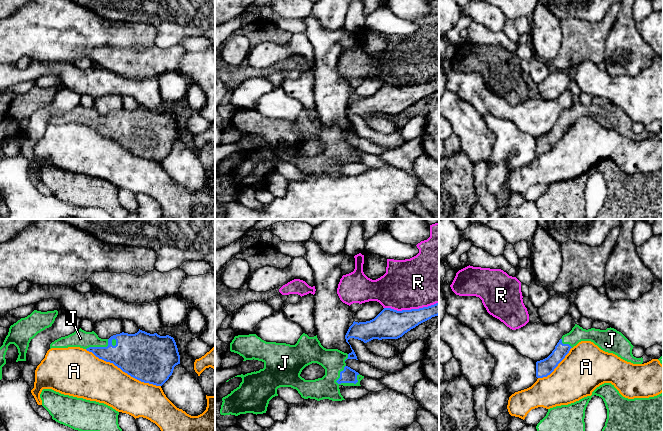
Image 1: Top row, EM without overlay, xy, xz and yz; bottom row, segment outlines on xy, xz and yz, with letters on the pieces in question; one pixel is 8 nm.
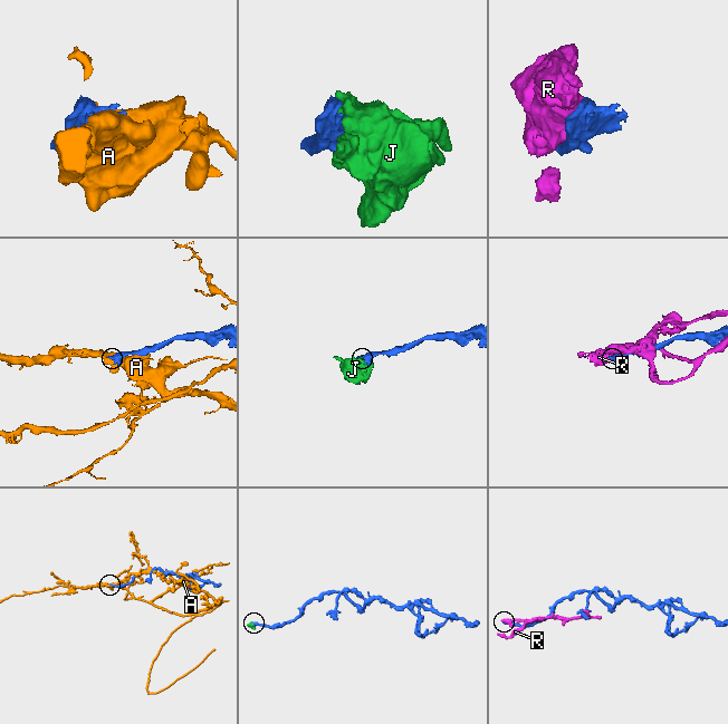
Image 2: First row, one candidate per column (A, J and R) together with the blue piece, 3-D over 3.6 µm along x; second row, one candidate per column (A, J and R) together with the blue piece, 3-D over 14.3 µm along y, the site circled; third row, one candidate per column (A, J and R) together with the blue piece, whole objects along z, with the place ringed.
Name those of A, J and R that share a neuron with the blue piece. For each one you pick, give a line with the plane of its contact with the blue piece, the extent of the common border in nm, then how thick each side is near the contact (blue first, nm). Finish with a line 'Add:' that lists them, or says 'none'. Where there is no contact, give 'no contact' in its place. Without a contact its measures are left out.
J: meets blue in xz; contact 200 nm long; 120 nm thick on the blue side, 190 nm on the other
Add: J

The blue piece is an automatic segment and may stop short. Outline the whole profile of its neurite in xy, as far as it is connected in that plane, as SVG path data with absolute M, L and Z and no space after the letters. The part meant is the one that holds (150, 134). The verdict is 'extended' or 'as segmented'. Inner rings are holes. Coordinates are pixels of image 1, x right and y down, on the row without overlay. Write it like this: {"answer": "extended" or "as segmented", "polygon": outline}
{"answer": "extended", "polygon": "M81 104L74 109L61 113L50 120L51 124L80 123L92 128L96 133L113 139L131 153L156 162L162 162L172 151L174 143L180 140L180 131L173 113L150 110L139 105L135 110L120 109L109 115L101 115L92 108Z"}

